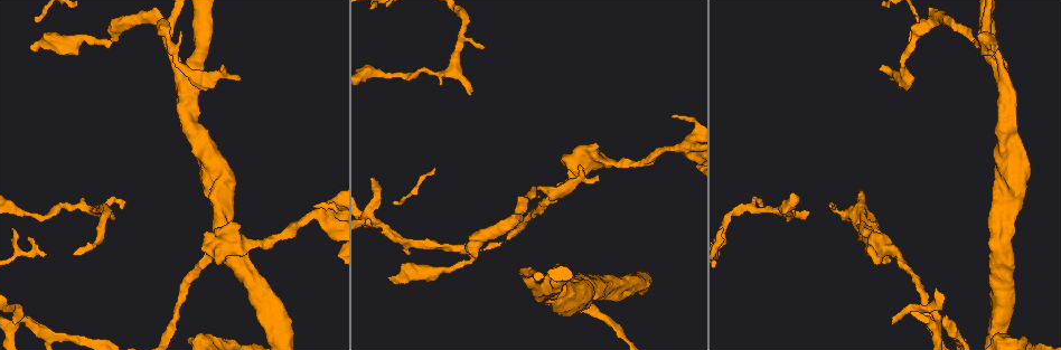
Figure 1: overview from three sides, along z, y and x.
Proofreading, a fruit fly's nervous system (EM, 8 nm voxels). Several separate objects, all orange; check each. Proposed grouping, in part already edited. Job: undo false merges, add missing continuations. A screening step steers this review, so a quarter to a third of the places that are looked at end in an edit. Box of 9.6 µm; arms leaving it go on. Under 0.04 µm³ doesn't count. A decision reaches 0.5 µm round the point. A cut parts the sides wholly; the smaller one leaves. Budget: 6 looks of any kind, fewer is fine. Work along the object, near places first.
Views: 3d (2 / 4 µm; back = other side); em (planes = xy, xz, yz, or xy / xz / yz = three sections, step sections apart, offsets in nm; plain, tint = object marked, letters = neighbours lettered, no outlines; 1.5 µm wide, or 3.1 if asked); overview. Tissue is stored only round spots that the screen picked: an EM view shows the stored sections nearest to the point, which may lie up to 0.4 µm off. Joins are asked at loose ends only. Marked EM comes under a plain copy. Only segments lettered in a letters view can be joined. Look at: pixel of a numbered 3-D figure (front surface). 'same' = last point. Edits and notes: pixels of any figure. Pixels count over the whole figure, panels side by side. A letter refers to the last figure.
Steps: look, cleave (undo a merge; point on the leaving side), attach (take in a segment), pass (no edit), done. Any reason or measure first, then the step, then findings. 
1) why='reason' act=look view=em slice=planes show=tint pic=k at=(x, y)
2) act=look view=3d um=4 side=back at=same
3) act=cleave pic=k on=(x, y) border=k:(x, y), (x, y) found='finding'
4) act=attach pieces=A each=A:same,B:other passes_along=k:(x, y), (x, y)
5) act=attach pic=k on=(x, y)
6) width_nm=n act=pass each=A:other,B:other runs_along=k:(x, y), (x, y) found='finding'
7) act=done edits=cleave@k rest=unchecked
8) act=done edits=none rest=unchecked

act=look view=3d um=2 pic=1 at=(314, 207)

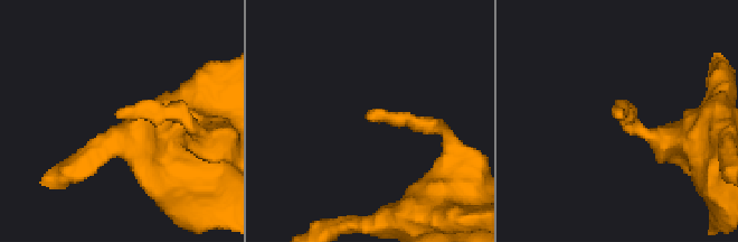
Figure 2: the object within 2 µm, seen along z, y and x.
why='shape alone is not enough' act=look view=em slice=planes show=letters pic=2 at=(116, 112)

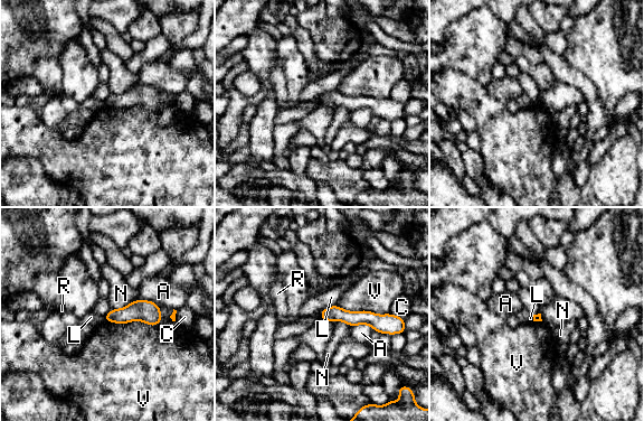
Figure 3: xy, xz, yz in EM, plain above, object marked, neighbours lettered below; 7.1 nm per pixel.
act=pass each=A:other,C:other,L:other,N:other,R:other,V:other border=3:(103, 317), (105, 320) found='no lettered segment goes on from it'

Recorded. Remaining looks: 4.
why='looks like a crossing' act=look view=em slice=xy step=8 show=tint pic=1 at=(939, 317)

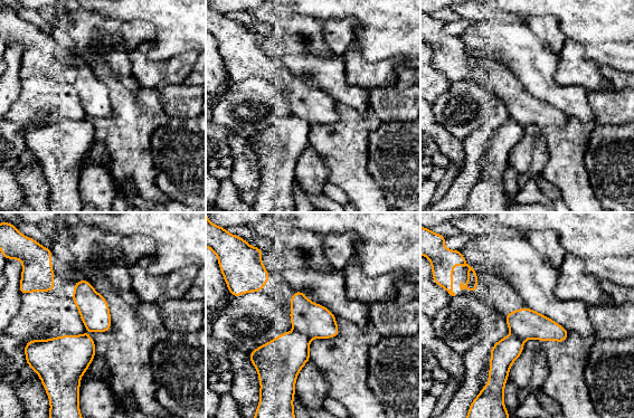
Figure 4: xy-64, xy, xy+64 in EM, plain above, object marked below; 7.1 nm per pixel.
act=look view=em slice=planes show=letters at=same

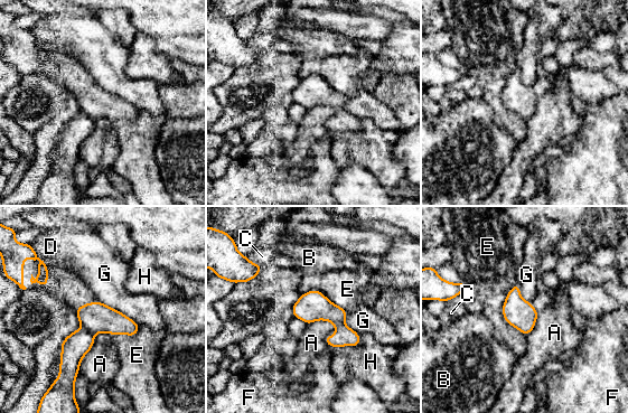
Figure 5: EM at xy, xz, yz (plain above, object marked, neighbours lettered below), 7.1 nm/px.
width_nm=200 act=cleave pic=5 on=(75, 346) each=A:other,B:other,C:other,D:other,E:other,F:other,G:other,H:other border=5:(85, 328), (94, 334) found='a second cell is stuck on'

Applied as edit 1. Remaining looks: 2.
why='free end' act=look view=em slice=planes show=letters pic=1 at=(31, 50)

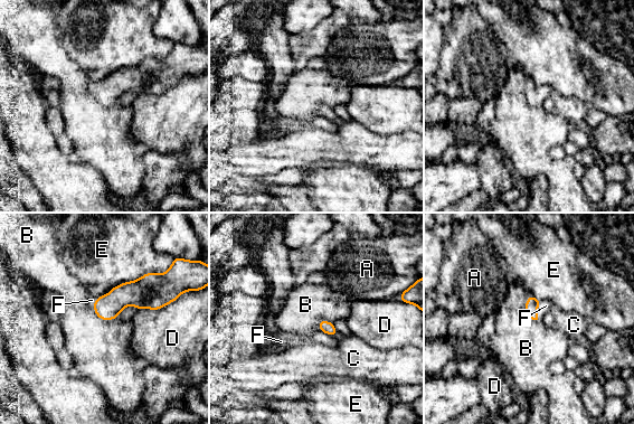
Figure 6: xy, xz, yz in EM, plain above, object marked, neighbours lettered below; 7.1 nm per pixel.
act=attach pic=6 on=(546, 305) each=A:other,B:other,C:other,D:other,E:other,F:same passes_along=6:(531, 304), (536, 310), (546, 305) found='it goes on there'

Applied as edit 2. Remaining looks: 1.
act=done edits=cleave@5,attach@6 rest=unchecked

